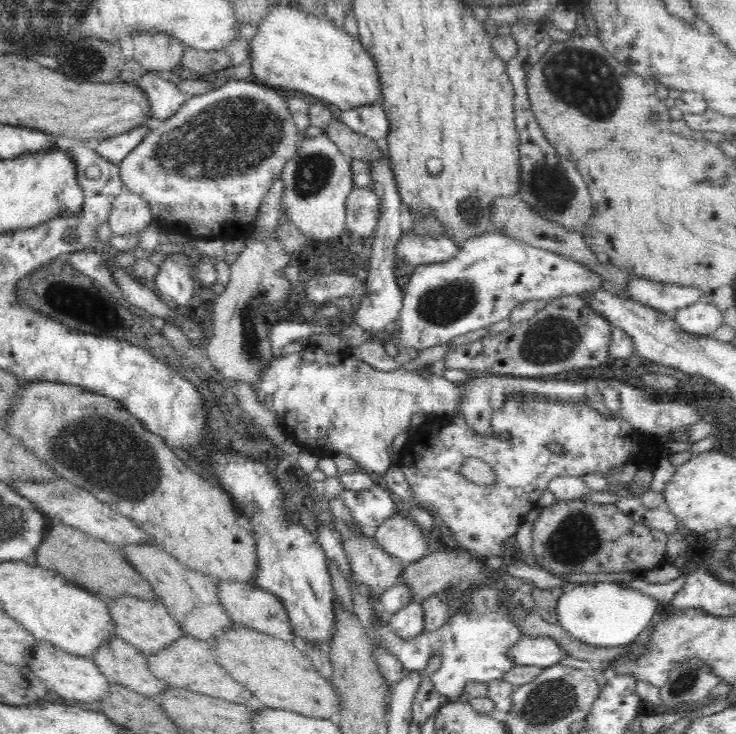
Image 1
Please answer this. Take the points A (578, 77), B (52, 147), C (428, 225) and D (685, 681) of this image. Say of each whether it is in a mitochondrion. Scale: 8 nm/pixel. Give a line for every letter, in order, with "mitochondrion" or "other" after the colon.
A: mitochondrion
B: other
C: mitochondrion
D: mitochondrion

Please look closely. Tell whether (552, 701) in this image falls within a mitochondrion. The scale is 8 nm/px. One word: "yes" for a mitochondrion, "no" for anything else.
yes

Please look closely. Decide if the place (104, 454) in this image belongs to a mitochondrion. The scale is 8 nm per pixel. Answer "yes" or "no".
yes

